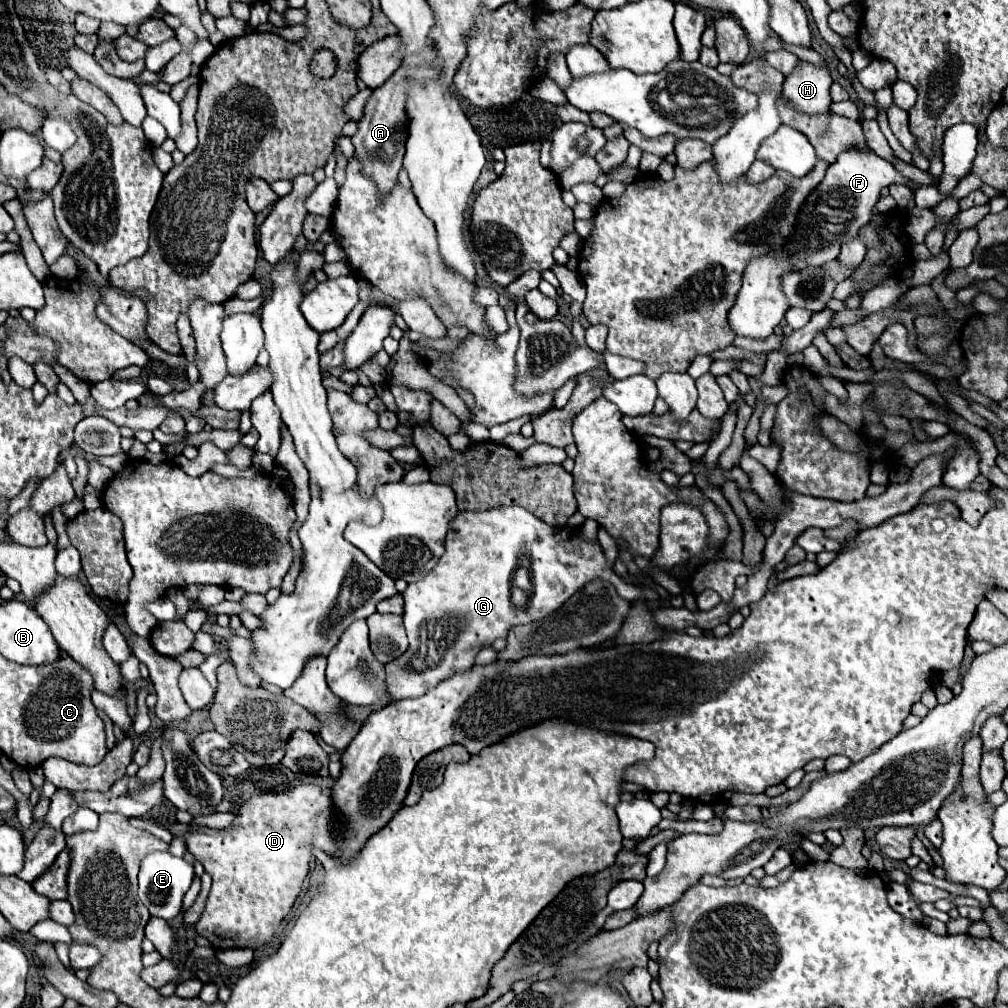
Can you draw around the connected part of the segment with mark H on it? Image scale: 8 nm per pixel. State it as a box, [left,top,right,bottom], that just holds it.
[781,62,833,114]

